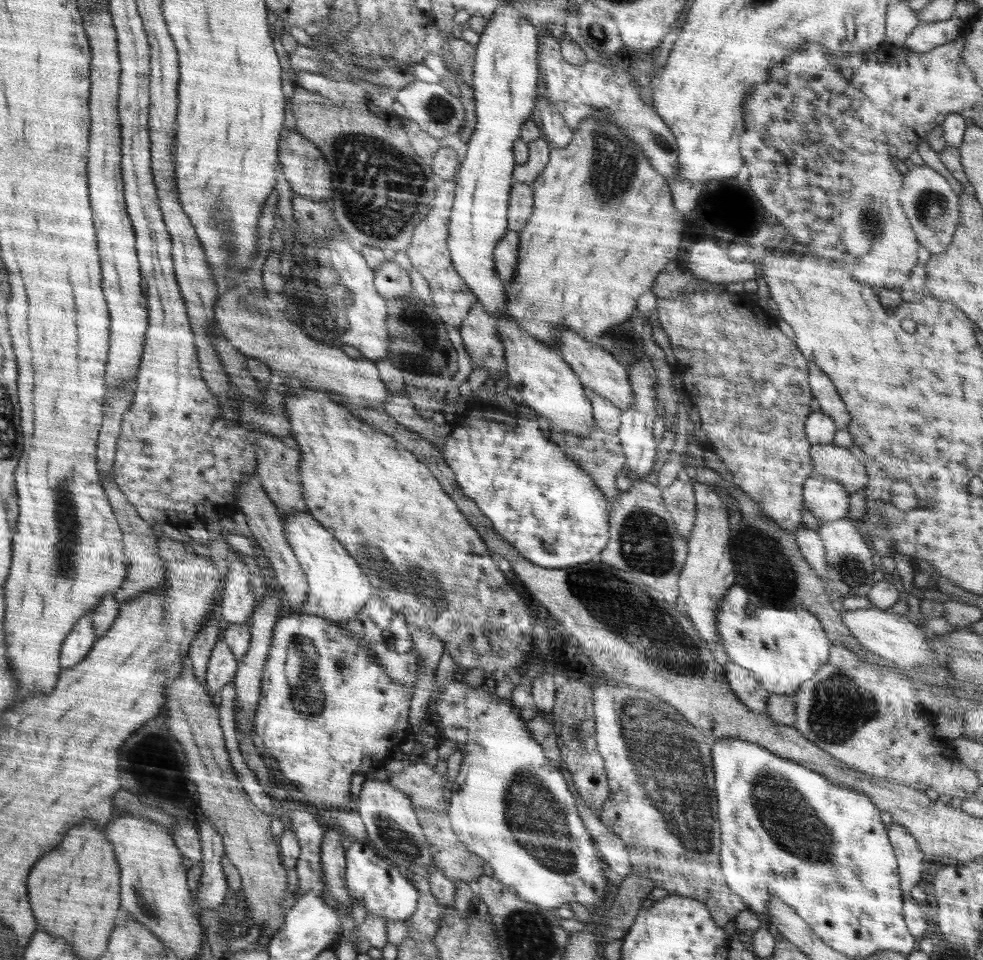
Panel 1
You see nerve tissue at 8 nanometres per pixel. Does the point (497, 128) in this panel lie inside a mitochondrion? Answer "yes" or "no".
no

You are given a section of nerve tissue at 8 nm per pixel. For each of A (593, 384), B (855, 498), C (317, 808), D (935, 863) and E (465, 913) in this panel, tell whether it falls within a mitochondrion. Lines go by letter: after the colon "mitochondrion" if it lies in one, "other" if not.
A: other
B: other
C: other
D: other
E: other

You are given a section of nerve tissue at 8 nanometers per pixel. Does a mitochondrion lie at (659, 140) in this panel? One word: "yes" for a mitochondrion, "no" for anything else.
yes

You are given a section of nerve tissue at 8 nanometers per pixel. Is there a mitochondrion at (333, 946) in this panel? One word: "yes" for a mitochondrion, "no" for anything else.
no

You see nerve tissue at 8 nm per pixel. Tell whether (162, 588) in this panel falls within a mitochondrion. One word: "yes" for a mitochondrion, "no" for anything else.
no

